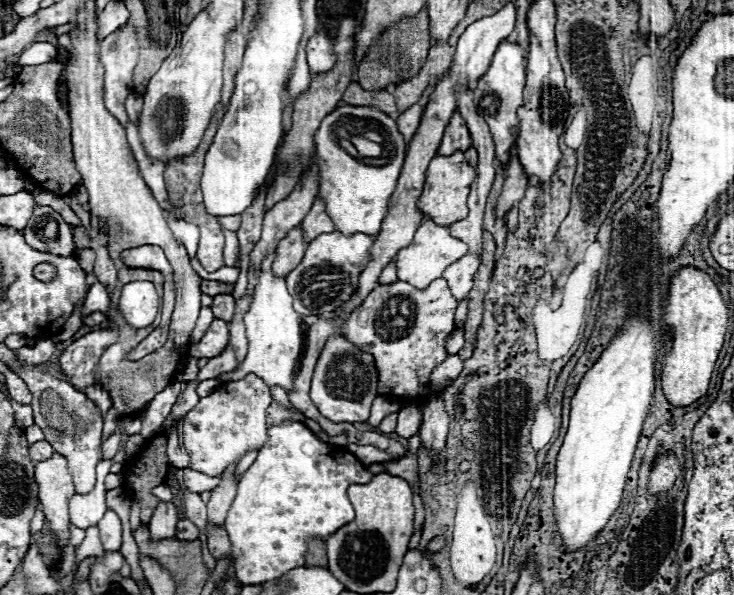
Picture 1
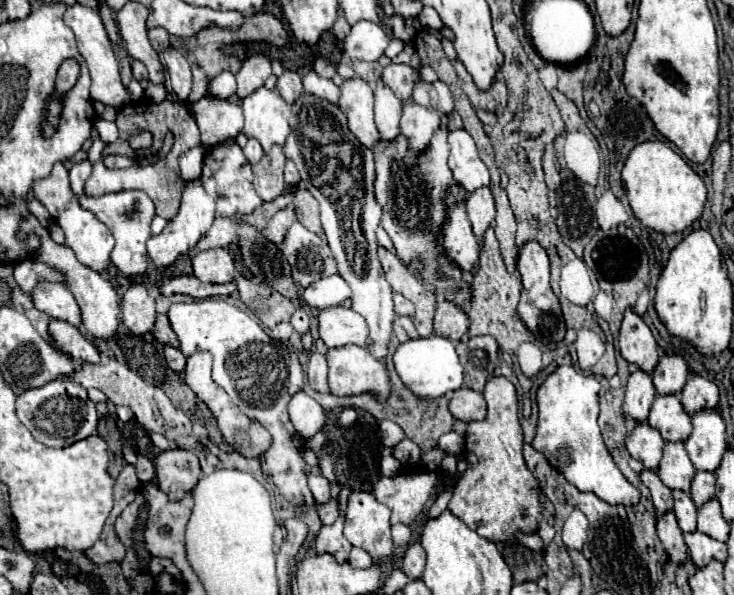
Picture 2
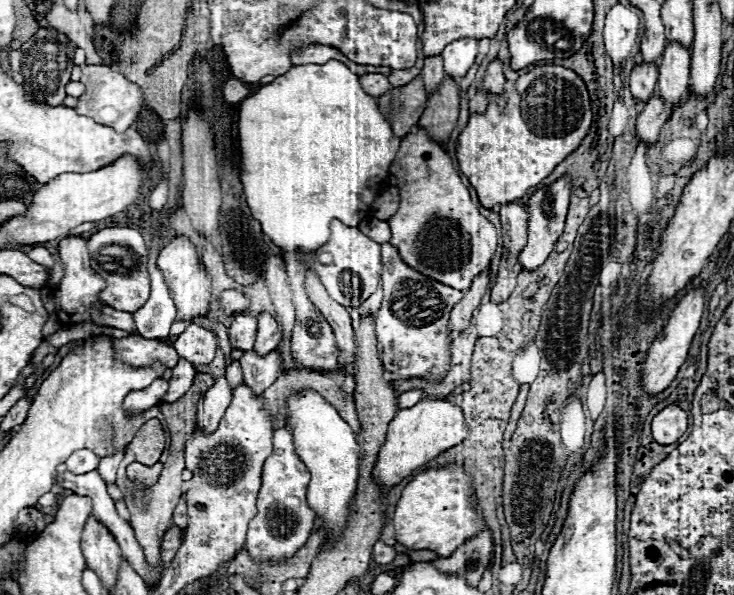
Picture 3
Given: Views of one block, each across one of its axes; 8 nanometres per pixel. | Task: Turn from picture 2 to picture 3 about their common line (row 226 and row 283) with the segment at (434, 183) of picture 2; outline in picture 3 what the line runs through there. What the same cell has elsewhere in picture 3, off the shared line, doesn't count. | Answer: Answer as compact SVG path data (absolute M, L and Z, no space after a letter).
M382 244L382 286L384 300L376 316L378 352L384 368L398 378L430 376L438 380L448 370L448 316L464 298L464 292L448 288L412 268L408 268L392 244Z

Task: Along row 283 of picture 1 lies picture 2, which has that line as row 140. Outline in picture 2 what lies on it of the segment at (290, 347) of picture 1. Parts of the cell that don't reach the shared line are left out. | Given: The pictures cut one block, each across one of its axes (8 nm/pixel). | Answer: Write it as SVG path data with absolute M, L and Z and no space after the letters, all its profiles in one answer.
M258 88L242 100L244 134L256 138L268 152L274 144L284 144L290 134L290 106L276 90Z

